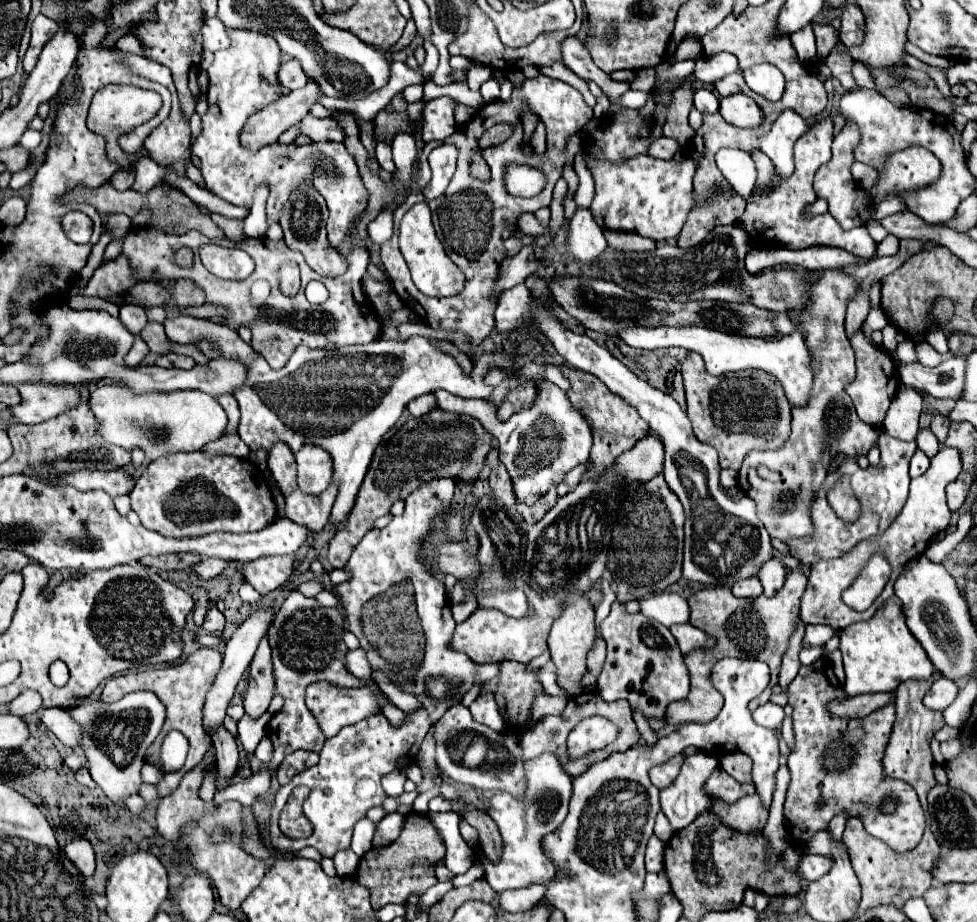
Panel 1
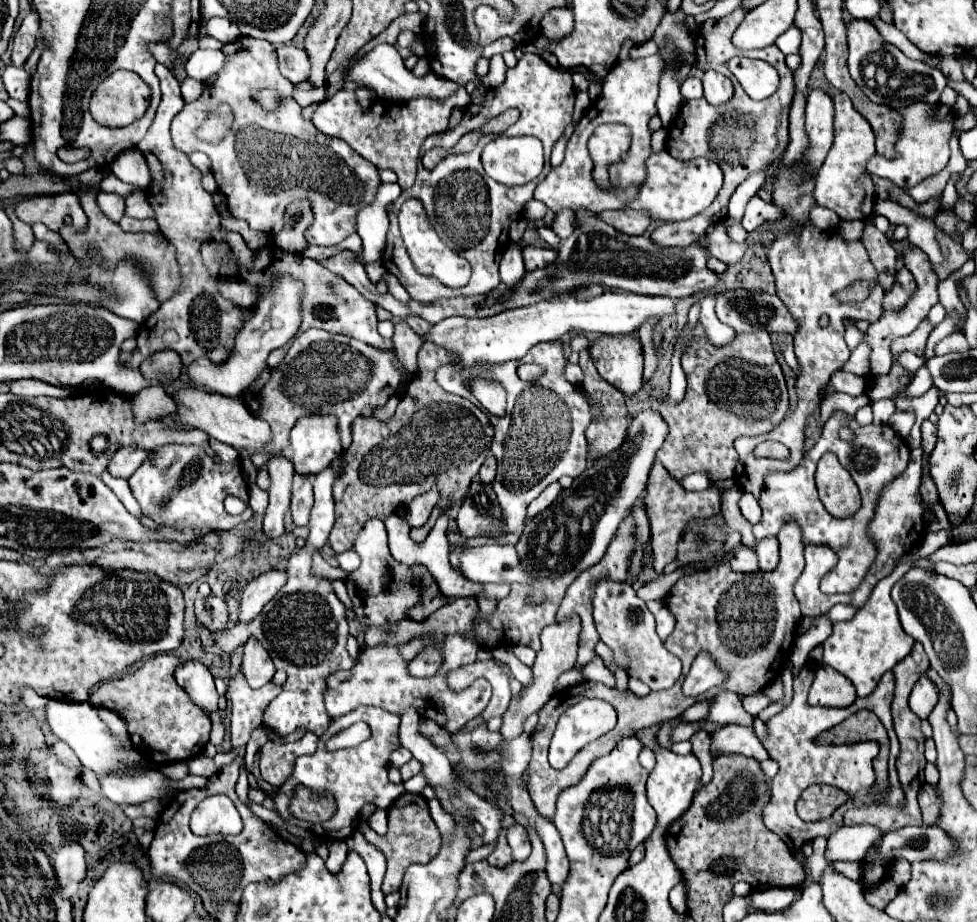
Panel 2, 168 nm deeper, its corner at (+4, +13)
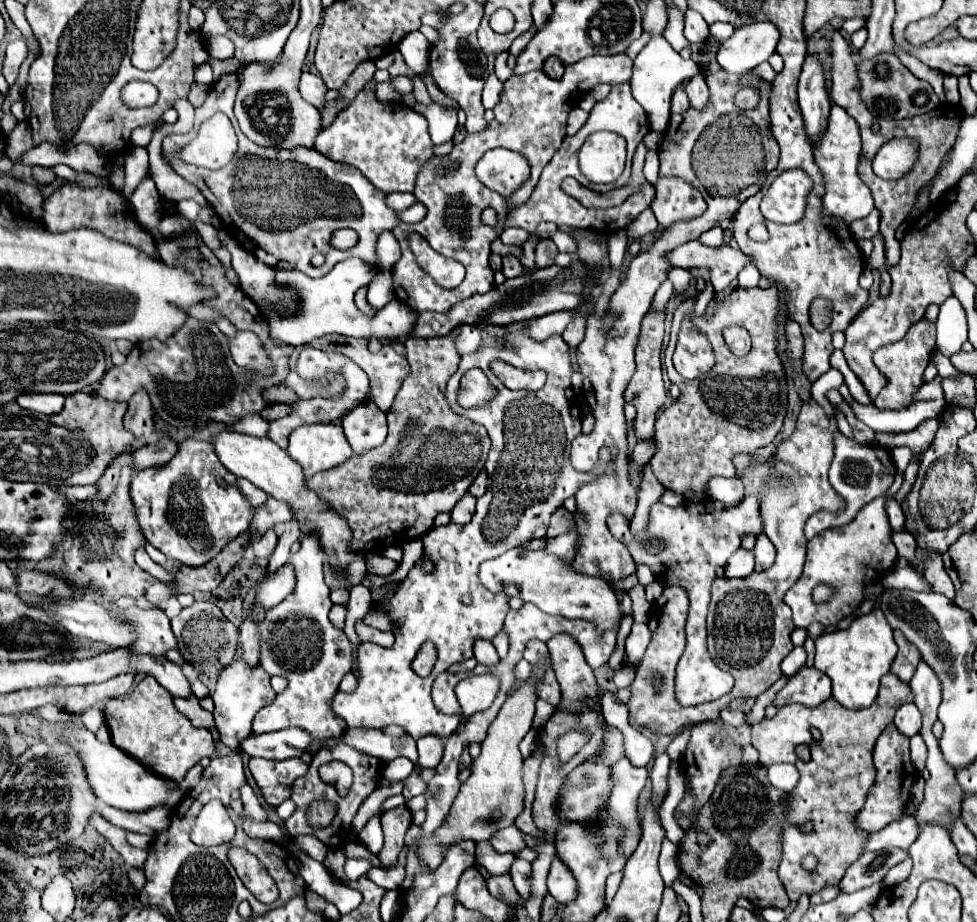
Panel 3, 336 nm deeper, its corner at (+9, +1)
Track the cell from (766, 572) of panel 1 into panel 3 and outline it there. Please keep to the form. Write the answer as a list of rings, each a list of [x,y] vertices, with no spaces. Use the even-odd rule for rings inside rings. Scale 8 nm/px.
[[[759,535],[753,553],[755,553],[755,571],[765,571],[775,563],[775,547],[767,539],[767,535]]]

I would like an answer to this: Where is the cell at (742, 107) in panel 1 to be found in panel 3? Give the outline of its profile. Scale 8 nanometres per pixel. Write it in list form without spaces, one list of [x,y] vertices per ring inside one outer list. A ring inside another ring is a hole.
[[[699,73],[695,75],[695,79],[689,79],[689,83],[685,85],[685,91],[689,95],[689,101],[691,101],[691,107],[695,109],[705,109],[709,105],[709,87],[705,83],[705,77]]]

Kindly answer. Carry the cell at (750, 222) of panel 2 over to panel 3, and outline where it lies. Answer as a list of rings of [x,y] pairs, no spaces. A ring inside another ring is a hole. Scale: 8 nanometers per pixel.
[[[713,227],[711,233],[703,233],[703,235],[699,237],[699,241],[701,241],[701,243],[707,243],[707,245],[711,245],[711,247],[723,245],[723,243],[725,243],[725,231],[723,231],[721,227]]]

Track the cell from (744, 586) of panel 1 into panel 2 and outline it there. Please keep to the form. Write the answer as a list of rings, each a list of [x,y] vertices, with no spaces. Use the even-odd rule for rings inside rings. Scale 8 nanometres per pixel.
[[[738,547],[734,557],[730,559],[730,565],[734,571],[742,571],[742,573],[752,573],[758,569],[758,557],[756,551],[750,547]]]

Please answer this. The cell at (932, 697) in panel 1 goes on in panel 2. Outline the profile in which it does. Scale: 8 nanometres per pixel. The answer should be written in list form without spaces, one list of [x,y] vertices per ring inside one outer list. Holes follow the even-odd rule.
[[[922,675],[920,681],[914,685],[914,689],[910,693],[910,701],[908,701],[910,709],[920,719],[926,719],[930,715],[930,711],[934,709],[936,701],[938,701],[938,689],[936,689],[936,685],[926,675]]]

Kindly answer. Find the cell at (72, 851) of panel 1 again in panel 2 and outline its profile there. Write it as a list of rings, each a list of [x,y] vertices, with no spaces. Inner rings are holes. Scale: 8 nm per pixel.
[[[70,843],[60,847],[54,853],[54,871],[58,879],[58,887],[66,887],[72,881],[82,881],[86,877],[84,849],[78,843]]]

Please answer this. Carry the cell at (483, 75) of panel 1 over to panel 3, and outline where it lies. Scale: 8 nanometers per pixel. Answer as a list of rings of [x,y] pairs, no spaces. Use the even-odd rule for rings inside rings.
[[[369,81],[363,91],[357,93],[357,97],[351,101],[349,107],[341,109],[333,123],[329,127],[323,127],[315,137],[315,149],[323,155],[327,155],[333,161],[347,163],[357,167],[377,189],[385,193],[395,191],[413,191],[415,177],[421,169],[421,165],[433,157],[433,141],[429,137],[427,119],[415,111],[411,111],[405,105],[399,103],[381,103],[375,99],[375,81]]]

